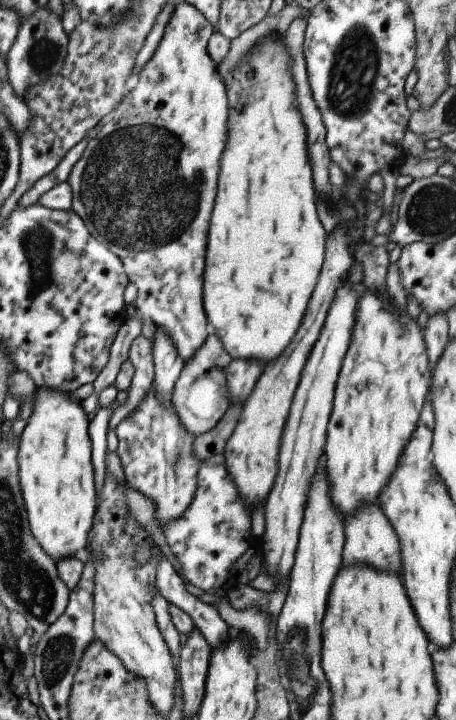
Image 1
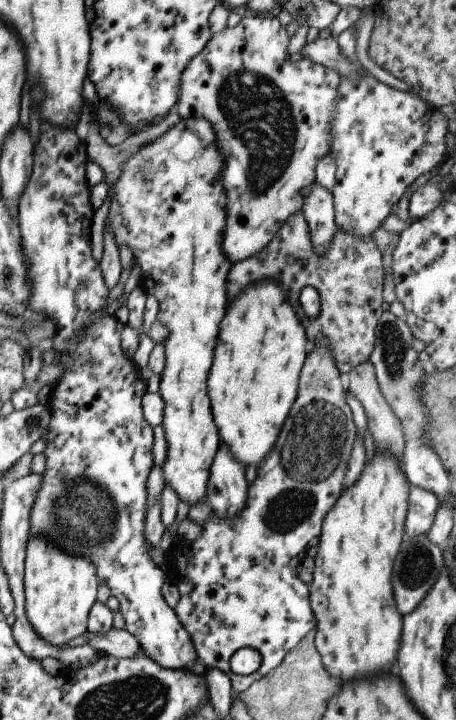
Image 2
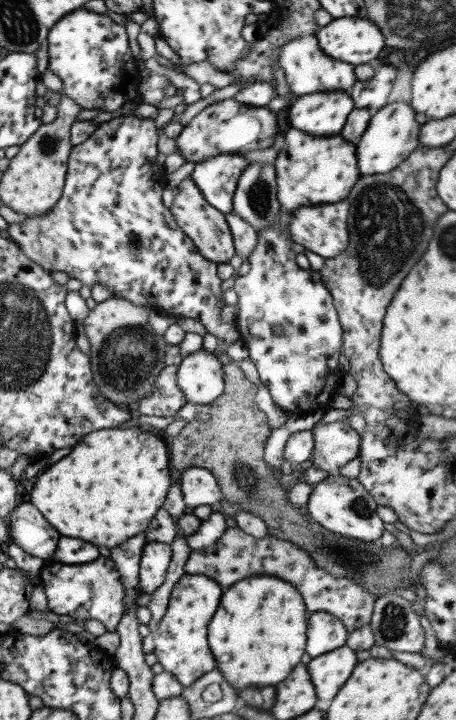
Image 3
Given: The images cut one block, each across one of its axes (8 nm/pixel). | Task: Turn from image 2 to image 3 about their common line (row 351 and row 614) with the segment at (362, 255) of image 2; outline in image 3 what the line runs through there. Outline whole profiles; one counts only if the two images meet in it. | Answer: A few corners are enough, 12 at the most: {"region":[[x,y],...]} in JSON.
{"region":[[226,527],[184,572],[221,588],[257,574],[287,580],[307,614],[348,633],[375,597],[317,567],[295,543]]}

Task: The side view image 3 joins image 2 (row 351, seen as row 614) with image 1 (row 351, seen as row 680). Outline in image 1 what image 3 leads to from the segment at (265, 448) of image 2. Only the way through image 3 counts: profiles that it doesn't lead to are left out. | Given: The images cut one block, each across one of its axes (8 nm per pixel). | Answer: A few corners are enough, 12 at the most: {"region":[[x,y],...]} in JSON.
{"region":[[290,52],[223,79],[227,144],[202,305],[232,359],[271,362],[317,282]]}

